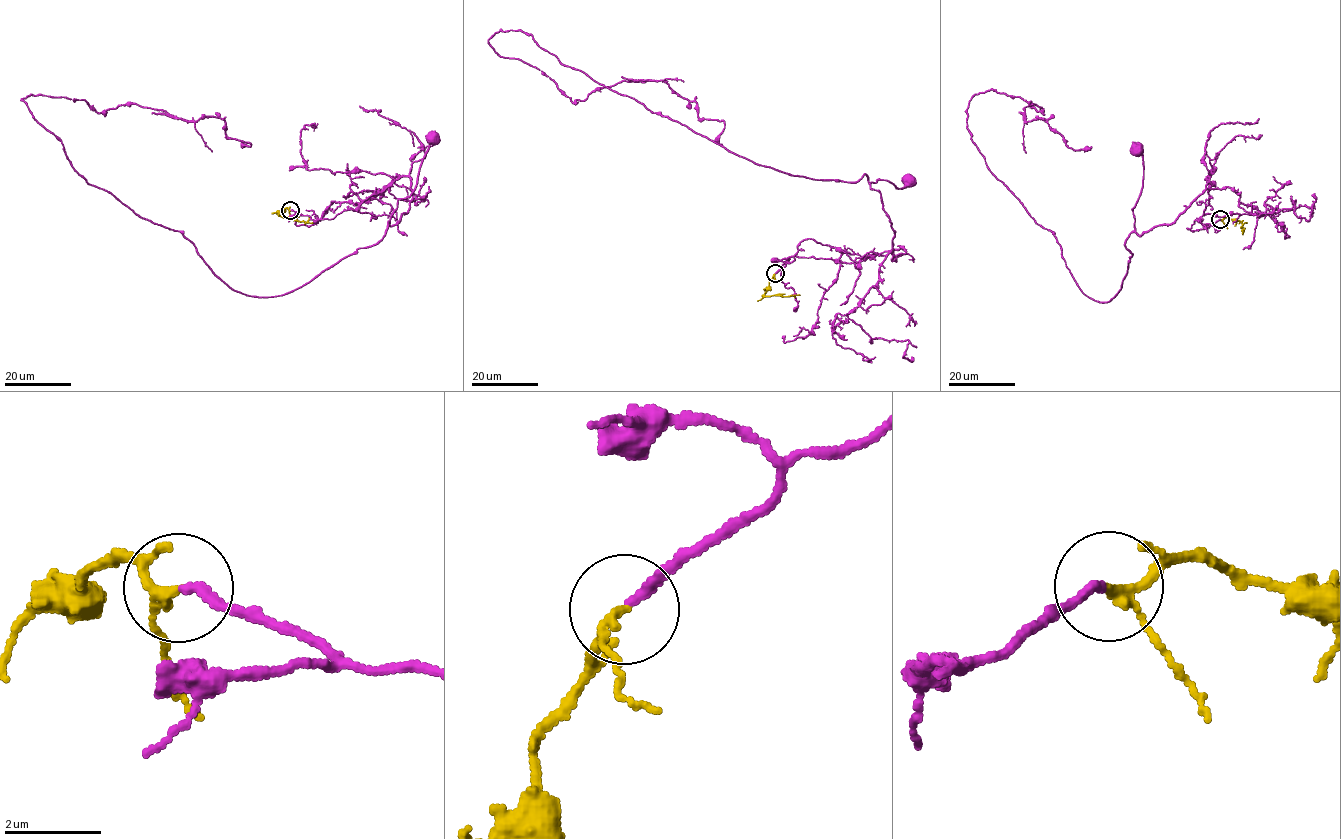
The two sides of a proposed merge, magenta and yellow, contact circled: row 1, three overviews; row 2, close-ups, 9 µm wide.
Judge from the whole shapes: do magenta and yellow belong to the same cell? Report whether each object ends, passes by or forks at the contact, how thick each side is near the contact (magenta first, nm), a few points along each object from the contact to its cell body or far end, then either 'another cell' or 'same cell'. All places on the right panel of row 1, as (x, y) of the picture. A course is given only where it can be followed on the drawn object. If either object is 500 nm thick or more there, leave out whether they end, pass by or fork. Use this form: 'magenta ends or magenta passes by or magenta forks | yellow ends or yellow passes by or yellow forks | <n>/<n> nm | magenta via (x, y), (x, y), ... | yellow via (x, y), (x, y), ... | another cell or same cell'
magenta ends | yellow passes by | 180/150 nm | magenta via (1220, 219), (1187, 229), (1206, 189), (1132, 232), (1092, 299), (969, 100), (1020, 97), (1091, 146) | yellow via (1221, 219), (1235, 219), (1242, 223), (1243, 233) | same cell

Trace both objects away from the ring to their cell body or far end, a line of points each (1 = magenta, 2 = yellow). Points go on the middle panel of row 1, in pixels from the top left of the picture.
1: (775, 273), (804, 240), (892, 250), (864, 174), (757, 164), (488, 40), (573, 102), (664, 80), (722, 144)
2: (775, 274), (764, 296), (799, 295)

